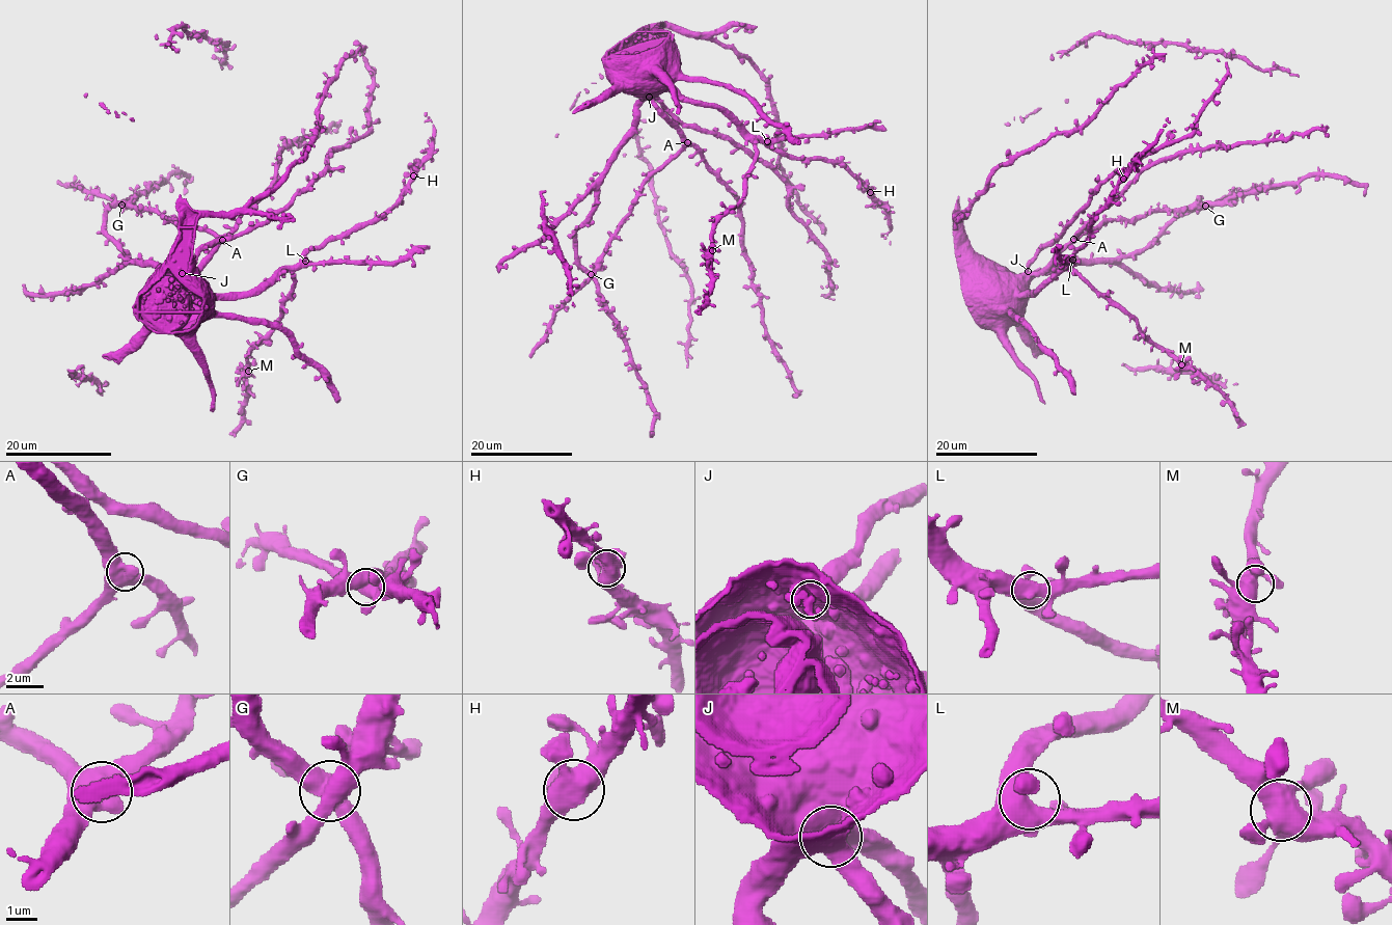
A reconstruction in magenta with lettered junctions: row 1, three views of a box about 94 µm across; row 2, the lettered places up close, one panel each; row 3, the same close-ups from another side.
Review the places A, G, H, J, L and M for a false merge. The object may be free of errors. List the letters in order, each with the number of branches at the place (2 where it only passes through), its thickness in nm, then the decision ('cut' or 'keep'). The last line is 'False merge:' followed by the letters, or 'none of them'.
A: 3 | 600 nm | keep
G: 4 | 600 nm | keep
H: 4 | 550 nm | keep
J: 3 | 480 nm | keep
L: 4 | 550 nm | keep
M: 4 | 600 nm | keep
False merge: none of them

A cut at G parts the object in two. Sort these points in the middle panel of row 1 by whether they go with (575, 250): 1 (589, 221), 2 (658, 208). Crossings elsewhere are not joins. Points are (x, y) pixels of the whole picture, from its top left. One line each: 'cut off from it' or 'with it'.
1: with it
2: with it

